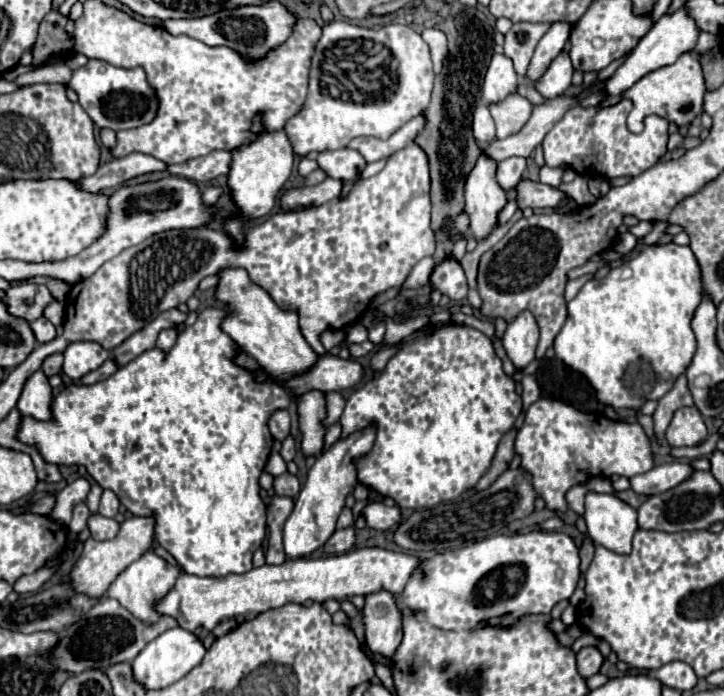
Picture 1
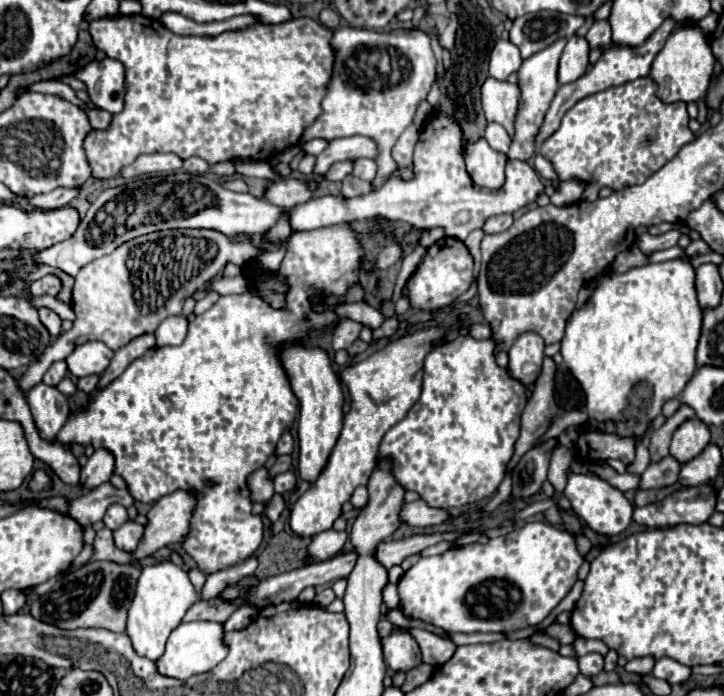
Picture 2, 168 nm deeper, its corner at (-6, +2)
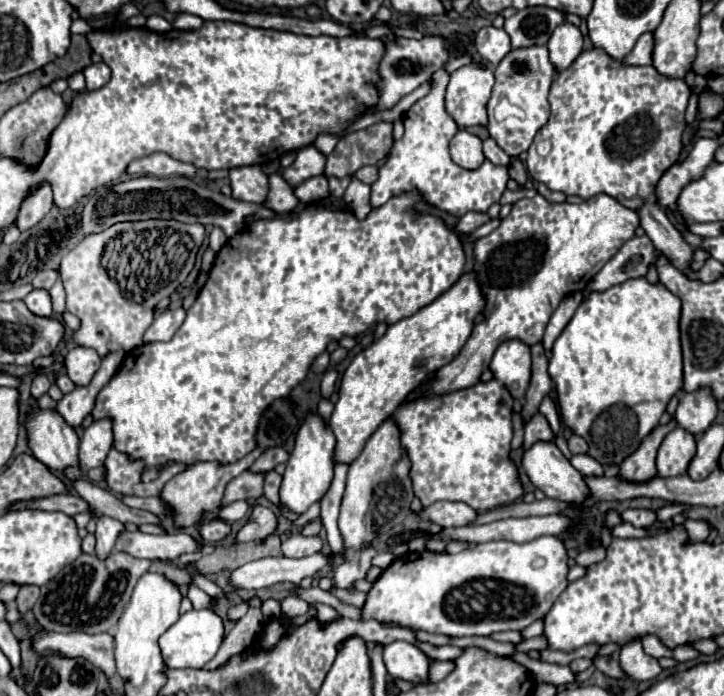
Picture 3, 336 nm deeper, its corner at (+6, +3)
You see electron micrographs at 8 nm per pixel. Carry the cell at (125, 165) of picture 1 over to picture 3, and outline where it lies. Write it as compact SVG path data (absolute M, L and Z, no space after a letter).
M152 153L148 157L136 159L128 165L128 173L132 176L170 177L170 175L182 175L182 177L194 177L196 167L190 163L182 163L172 159L166 153Z

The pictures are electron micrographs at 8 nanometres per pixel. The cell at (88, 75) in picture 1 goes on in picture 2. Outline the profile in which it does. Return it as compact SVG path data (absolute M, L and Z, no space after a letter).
M104 58L92 60L84 70L76 72L76 78L86 84L92 104L110 114L120 114L124 110L126 96L126 72L122 62Z

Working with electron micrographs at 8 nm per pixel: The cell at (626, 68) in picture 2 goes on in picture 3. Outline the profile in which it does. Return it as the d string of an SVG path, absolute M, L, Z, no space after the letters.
M644 33L638 43L634 45L632 53L624 59L626 65L650 65L652 63L652 51L654 51L654 35Z

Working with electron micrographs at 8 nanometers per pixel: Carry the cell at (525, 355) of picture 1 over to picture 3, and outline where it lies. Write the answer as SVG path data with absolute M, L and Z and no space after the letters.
M518 339L500 343L492 357L490 371L514 399L524 401L530 385L530 347Z

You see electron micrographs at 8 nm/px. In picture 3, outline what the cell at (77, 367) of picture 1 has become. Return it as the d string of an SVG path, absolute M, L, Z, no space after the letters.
M74 347L68 351L66 359L66 373L74 381L74 385L88 385L94 377L94 373L100 367L100 355L90 347Z

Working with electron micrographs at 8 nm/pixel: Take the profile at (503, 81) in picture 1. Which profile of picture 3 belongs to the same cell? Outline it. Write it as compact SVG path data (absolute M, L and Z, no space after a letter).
M490 25L490 27L482 27L476 33L476 49L484 61L496 67L512 47L508 33L504 29L496 29Z

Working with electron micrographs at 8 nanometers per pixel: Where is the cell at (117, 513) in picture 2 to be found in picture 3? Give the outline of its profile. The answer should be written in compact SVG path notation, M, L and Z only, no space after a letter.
M100 517L96 523L98 523L96 533L94 533L96 535L96 557L104 561L114 551L114 543L116 543L118 535L122 531L126 531L126 527L124 527L124 523L120 523L112 517Z

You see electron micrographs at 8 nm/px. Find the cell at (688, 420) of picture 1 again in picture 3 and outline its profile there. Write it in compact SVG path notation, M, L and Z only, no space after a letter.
M676 427L672 429L660 449L658 449L658 457L656 457L656 469L660 477L676 477L676 475L684 475L688 471L688 465L692 461L692 457L696 455L696 441L694 437Z

